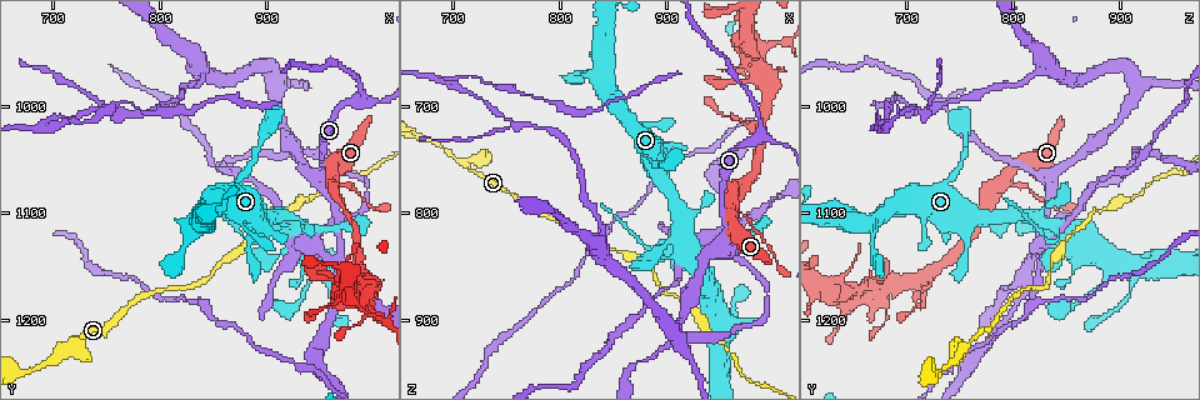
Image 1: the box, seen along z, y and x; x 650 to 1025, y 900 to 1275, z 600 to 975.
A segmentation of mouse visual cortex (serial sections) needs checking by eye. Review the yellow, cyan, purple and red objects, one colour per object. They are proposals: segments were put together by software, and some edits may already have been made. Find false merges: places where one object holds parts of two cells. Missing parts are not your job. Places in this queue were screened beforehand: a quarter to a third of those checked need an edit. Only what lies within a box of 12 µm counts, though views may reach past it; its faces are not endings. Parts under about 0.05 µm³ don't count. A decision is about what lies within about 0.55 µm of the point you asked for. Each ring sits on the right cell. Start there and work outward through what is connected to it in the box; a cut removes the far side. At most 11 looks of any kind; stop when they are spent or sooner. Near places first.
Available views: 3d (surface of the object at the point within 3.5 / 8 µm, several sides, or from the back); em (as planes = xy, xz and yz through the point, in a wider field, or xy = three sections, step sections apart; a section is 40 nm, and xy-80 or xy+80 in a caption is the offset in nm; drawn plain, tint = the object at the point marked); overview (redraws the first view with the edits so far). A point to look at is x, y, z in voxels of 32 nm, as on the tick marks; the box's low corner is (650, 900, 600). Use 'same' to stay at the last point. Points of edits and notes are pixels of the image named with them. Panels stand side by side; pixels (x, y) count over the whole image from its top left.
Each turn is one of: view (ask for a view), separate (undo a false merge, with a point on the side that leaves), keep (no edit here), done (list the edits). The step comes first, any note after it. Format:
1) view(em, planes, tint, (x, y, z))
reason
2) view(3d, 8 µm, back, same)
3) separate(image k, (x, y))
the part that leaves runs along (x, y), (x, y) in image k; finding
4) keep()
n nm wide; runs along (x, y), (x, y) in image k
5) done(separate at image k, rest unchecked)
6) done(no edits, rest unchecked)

view(3d, 3.5 µm, (910, 1116, 842))
sudden change in width

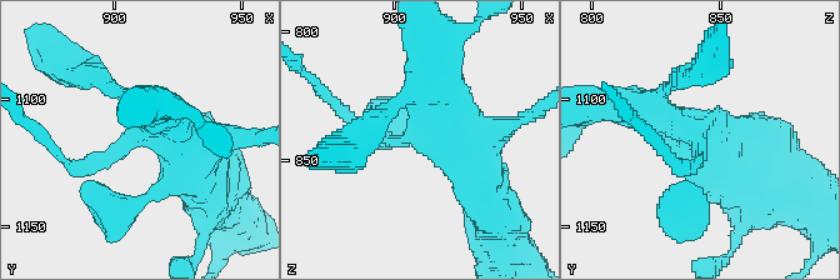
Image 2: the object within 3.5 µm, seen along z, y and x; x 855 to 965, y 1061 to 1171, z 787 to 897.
view(em, xy, step 1, tint, (908, 1113, 840))
arms of 150, 500 nm; shape alone is not enough

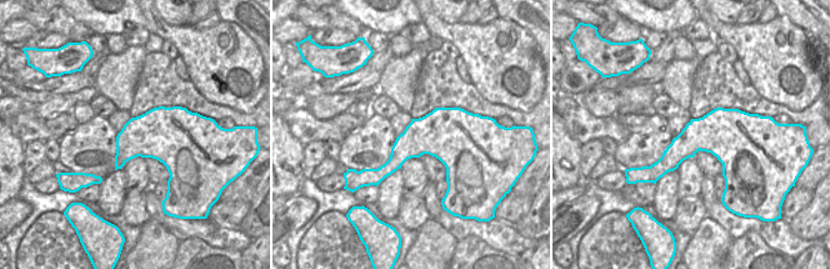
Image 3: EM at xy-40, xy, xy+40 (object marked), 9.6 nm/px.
separate(image 2, (56, 151))
420 nm wide; the part that leaves runs along (133, 138), (86, 169), (44, 138) in image 2; two cells meet here

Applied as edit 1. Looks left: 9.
view(overview)

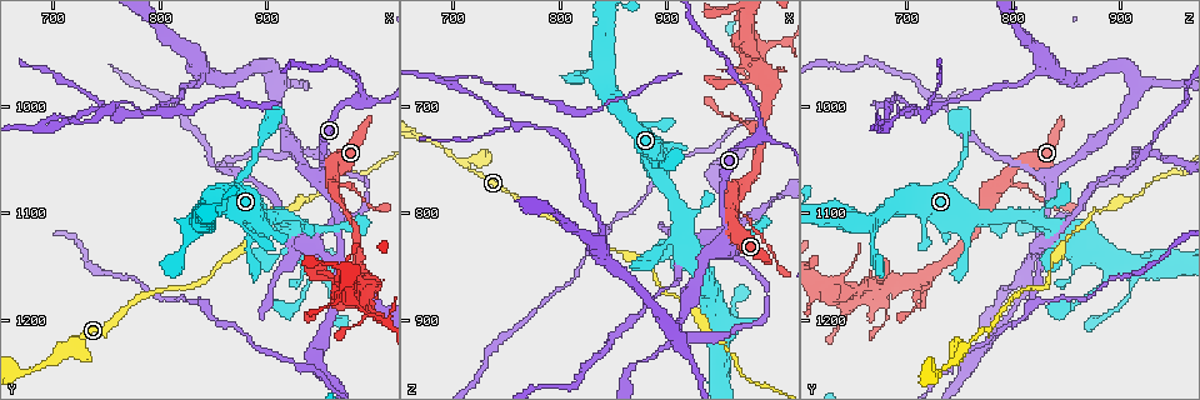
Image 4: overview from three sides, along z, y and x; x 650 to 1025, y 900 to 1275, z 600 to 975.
view(3d, 3.5 µm, (968, 1142, 818))
abrupt turn

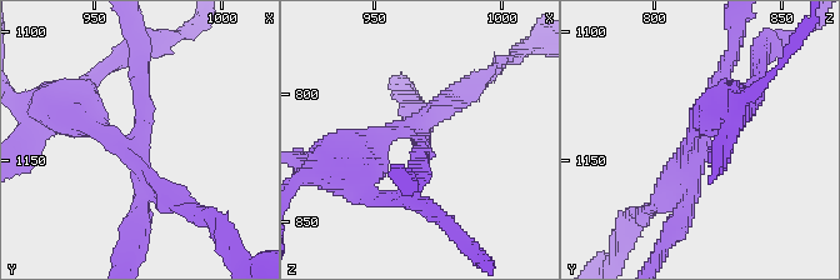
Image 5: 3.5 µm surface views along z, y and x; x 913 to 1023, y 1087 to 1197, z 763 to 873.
view(em, xy, step 5, tint, (966, 1142, 818))

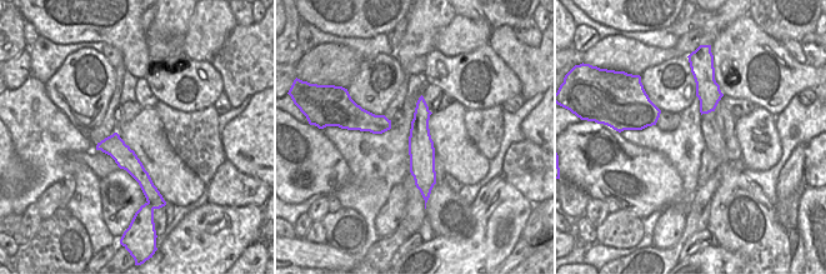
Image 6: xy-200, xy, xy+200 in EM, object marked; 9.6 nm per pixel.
separate(image 5, (84, 130))
260 nm wide; the part that leaves runs along (130, 148), (73, 109), (34, 109) in image 5; a second cell is stuck on

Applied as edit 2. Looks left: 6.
view(overview)
redraw

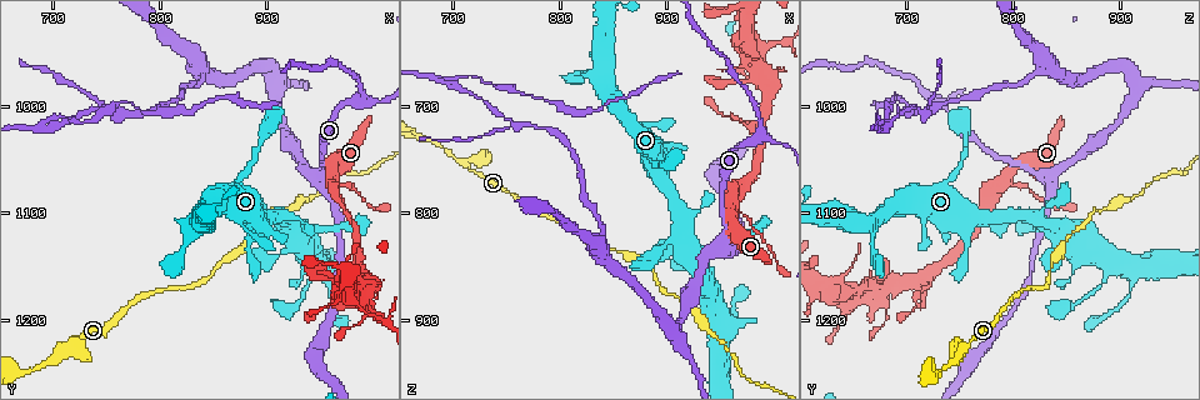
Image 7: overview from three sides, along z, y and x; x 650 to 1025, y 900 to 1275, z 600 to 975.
view(3d, 3.5 µm, back, (988, 1160, 712))
thin arm on a thick one

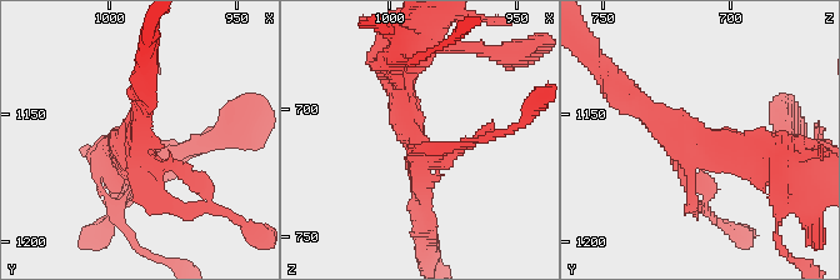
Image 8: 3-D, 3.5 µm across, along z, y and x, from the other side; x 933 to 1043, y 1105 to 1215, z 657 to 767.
view(em, xy, step 1, tint, (989, 1160, 713))

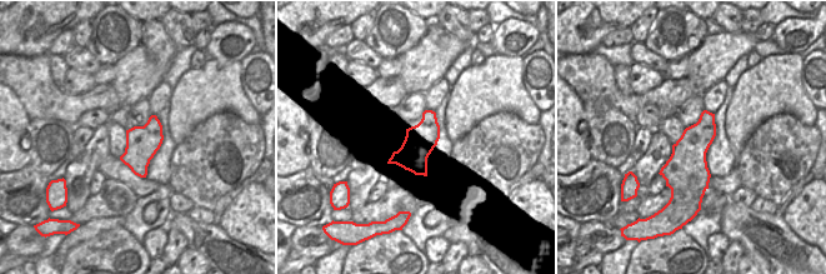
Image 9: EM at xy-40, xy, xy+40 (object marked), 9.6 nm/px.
keep()
runs along (629, 94), (684, 136), (774, 151) in image 8; all the same cell

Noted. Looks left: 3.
view(3d, 3.5 µm, (712, 1230, 752))
three arms meet

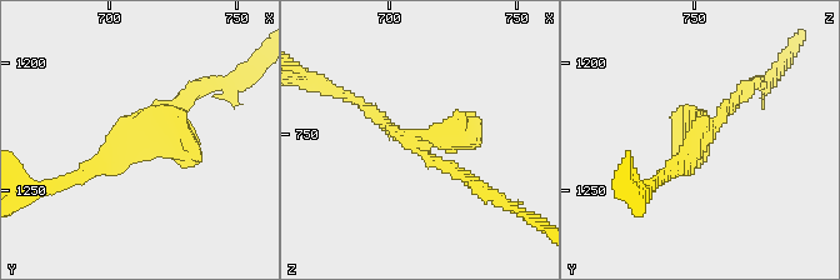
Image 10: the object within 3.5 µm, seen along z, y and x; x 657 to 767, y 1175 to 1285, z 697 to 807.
view(em, xy, step 3, tint, (710, 1227, 753))

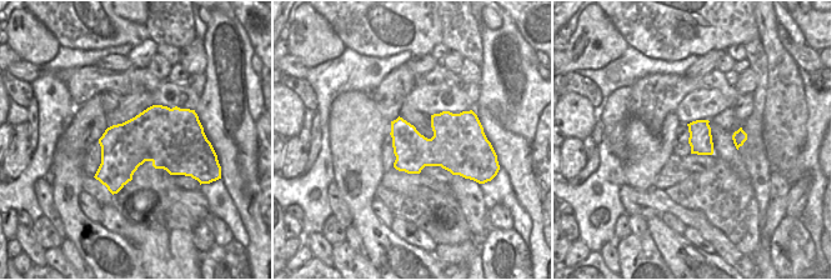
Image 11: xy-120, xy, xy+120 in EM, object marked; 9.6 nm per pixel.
keep()
360 nm wide; runs along (194, 91), (71, 180) in image 10; continuous, no second cell

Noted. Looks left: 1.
done(separate at image 2, separate at image 5, rest unchecked)

